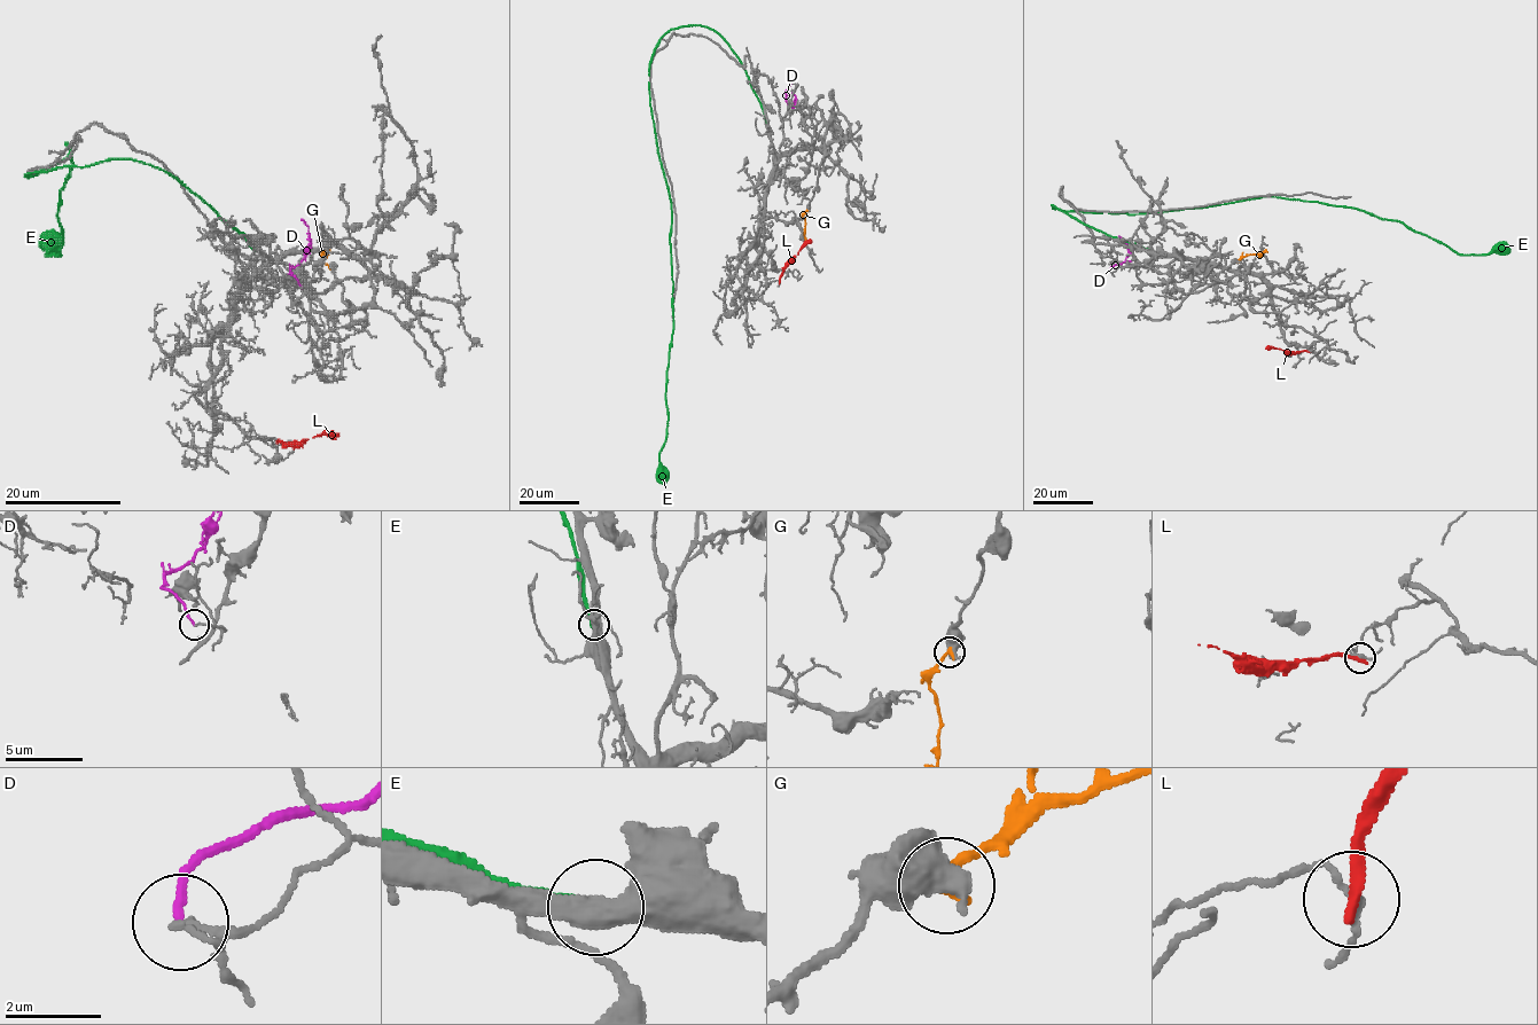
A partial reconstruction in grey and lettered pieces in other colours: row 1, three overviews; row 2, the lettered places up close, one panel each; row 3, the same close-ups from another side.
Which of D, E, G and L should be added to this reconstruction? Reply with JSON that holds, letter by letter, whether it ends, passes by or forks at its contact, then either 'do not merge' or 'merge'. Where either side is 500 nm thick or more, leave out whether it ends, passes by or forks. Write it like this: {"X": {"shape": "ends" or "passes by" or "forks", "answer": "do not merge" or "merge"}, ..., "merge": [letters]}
{"D": {"shape": "ends", "answer": "do not merge"}, "E": {"shape": "ends", "answer": "do not merge"}, "G": {"answer": "do not merge"}, "L": {"shape": "ends", "answer": "do not merge"}, "merge": []}

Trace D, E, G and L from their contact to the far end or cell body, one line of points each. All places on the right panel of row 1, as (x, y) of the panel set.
D: (1109, 271), (1111, 266), (1134, 257), (1118, 235)
E: (1155, 251), (1052, 205), (1140, 213), (1280, 196), (1399, 220), (1459, 253), (1509, 248)
G: (1236, 261), (1249, 255), (1267, 252)
L: (1309, 351), (1265, 349)

